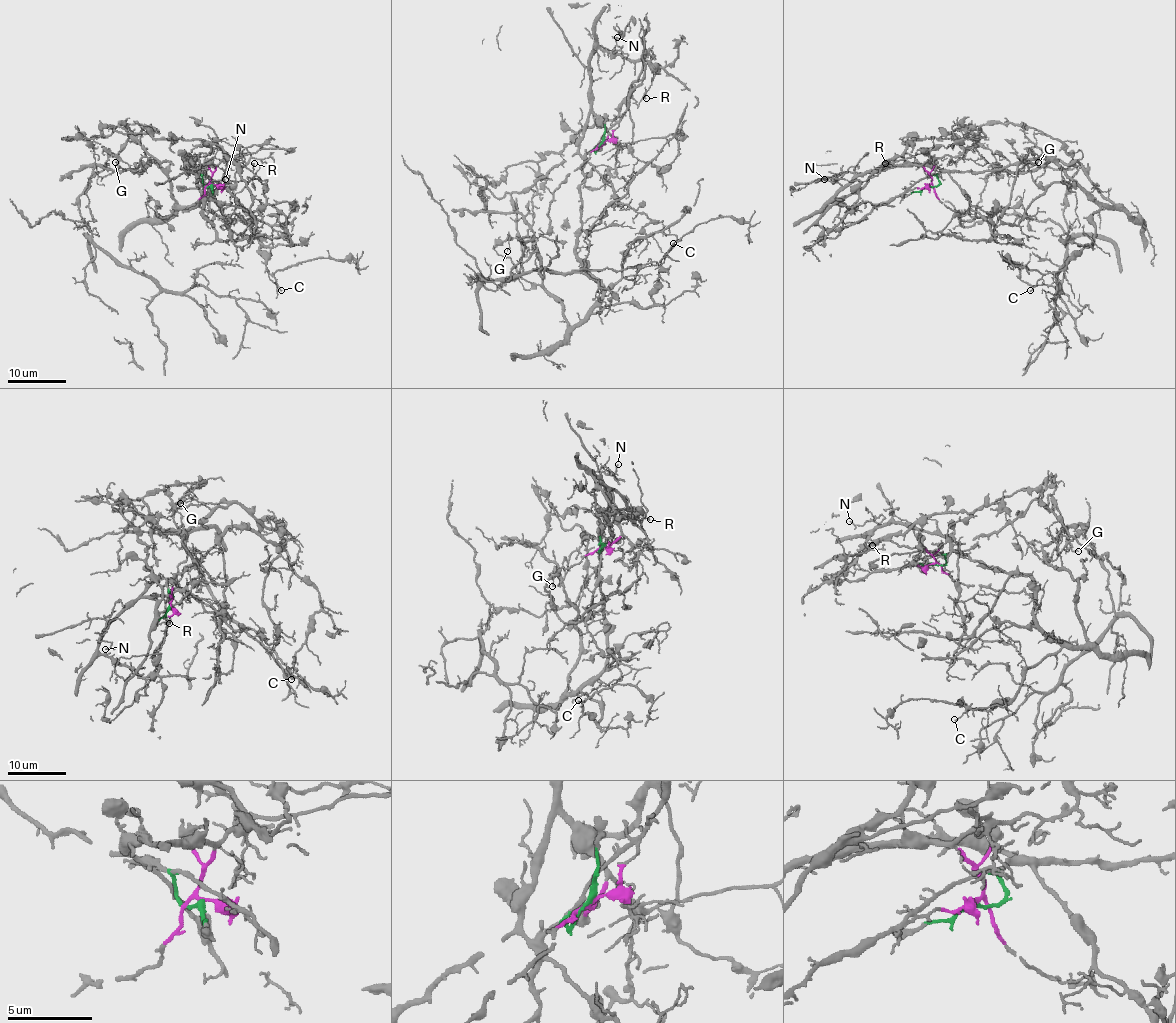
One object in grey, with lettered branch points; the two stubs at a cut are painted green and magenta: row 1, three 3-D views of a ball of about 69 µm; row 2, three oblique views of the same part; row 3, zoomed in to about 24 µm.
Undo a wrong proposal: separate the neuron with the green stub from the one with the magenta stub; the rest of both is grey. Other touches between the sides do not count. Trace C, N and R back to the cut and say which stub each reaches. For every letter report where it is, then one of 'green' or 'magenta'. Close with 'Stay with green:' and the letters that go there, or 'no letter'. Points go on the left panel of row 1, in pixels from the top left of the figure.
C: at (281, 290); green
N: at (225, 179); magenta
R: at (254, 163); magenta
Stay with green: C

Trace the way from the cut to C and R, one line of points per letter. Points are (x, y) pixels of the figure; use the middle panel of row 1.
C: (601, 143), (582, 170), (576, 258), (602, 290), (592, 311), (634, 302), (649, 308), (672, 242)
R: (601, 143), (607, 133), (592, 110), (594, 49), (652, 63), (658, 69), (646, 98)

